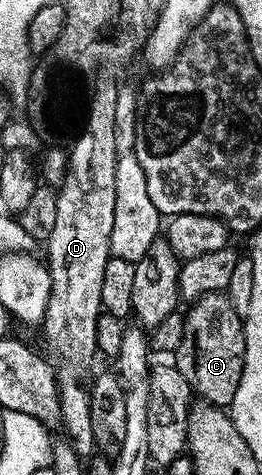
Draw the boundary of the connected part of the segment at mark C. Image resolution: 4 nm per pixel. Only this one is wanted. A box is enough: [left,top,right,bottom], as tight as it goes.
[176,294,246,407]

